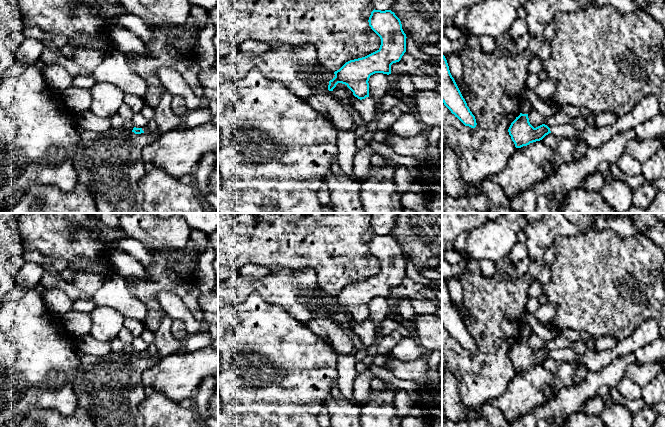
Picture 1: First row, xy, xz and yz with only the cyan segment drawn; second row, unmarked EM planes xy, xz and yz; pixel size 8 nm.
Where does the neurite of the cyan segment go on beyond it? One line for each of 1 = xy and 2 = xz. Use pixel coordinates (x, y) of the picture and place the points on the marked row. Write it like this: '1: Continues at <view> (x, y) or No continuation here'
1: No continuation here
2: No continuation here

